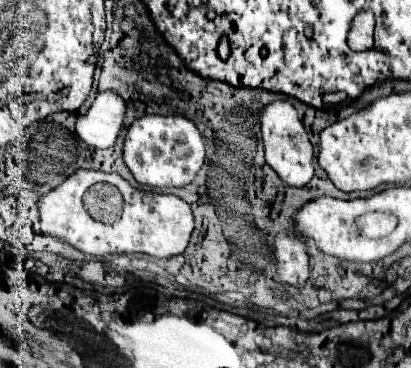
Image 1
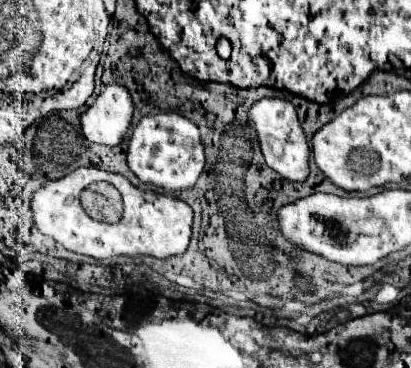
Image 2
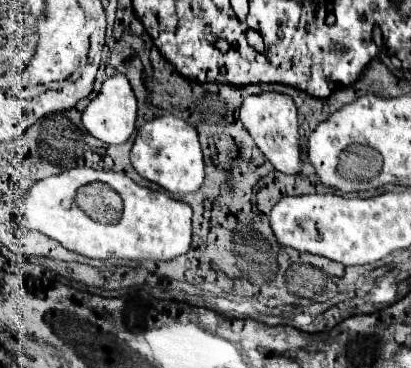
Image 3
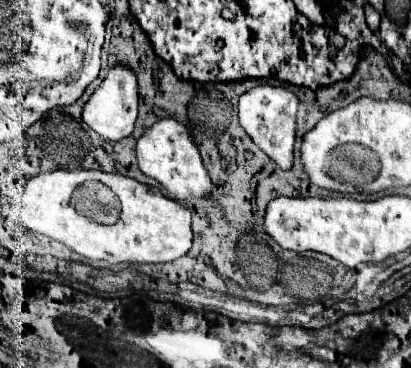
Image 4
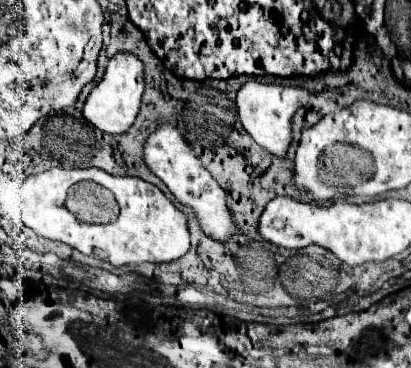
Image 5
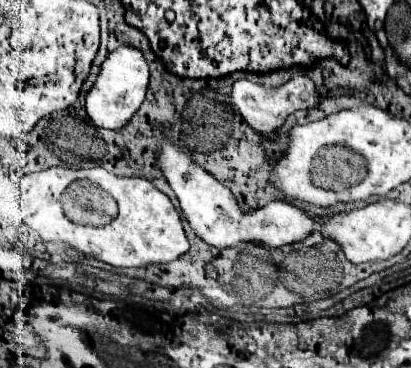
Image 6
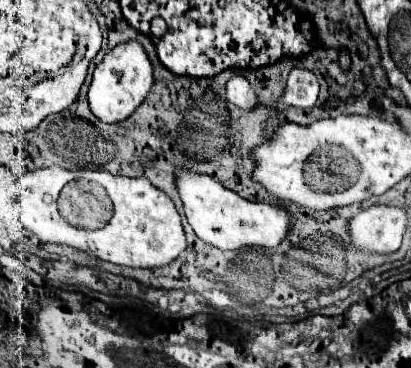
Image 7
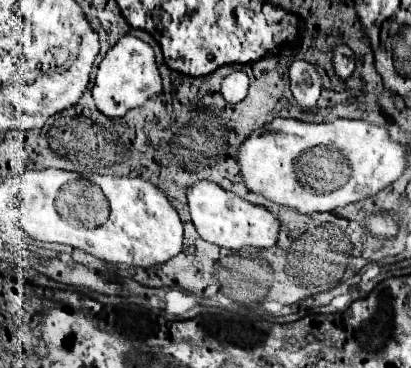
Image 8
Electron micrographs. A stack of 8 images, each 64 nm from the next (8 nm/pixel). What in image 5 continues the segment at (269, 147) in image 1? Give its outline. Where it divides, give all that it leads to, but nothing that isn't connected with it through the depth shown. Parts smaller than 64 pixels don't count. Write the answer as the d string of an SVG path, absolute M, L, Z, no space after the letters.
M246 82L240 86L236 94L238 104L238 118L246 132L268 152L276 156L284 156L292 136L290 136L290 120L294 112L310 100L310 92L302 86L282 86L282 84L260 84L260 82Z

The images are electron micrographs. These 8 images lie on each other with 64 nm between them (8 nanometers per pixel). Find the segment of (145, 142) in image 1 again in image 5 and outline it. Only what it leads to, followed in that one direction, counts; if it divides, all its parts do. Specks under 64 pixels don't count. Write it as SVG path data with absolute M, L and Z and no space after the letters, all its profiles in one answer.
M162 124L144 146L144 160L148 168L168 186L168 190L176 196L176 200L194 212L200 230L212 238L214 242L224 242L234 234L240 234L240 226L232 218L232 210L226 204L226 190L216 184L210 172L196 158L192 148L186 144L182 134L174 130L170 124Z

